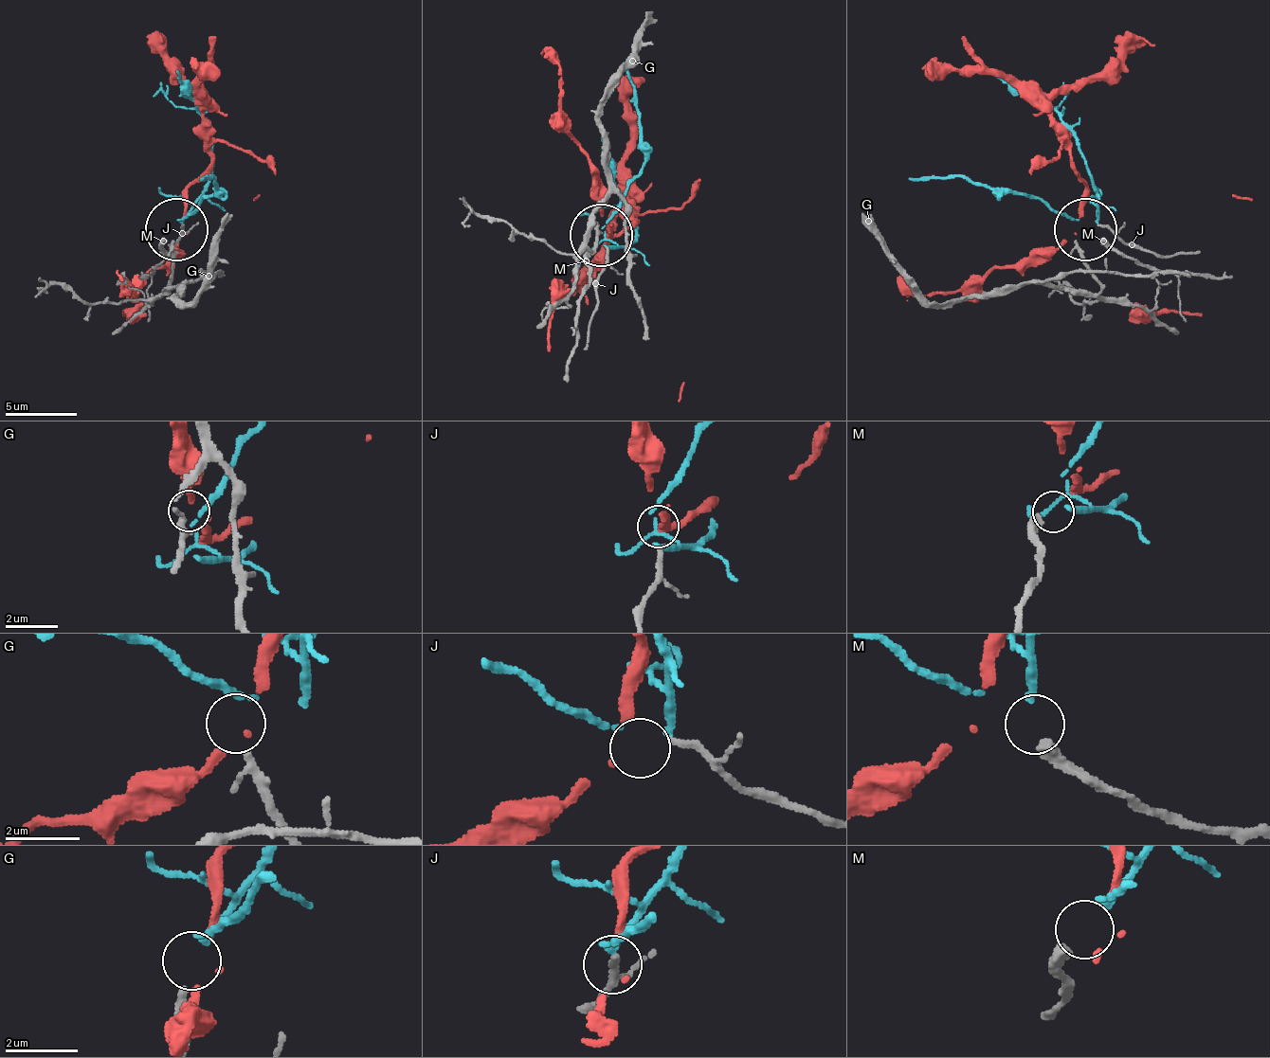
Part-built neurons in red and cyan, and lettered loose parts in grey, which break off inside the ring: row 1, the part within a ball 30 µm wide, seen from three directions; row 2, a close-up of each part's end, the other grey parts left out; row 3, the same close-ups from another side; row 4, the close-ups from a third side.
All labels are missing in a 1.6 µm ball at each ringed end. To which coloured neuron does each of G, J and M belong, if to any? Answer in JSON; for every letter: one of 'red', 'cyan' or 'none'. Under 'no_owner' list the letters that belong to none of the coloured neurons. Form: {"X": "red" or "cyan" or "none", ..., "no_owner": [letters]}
{"G": "none", "J": "none", "M": "cyan", "no_owner": ["G", "J"]}

